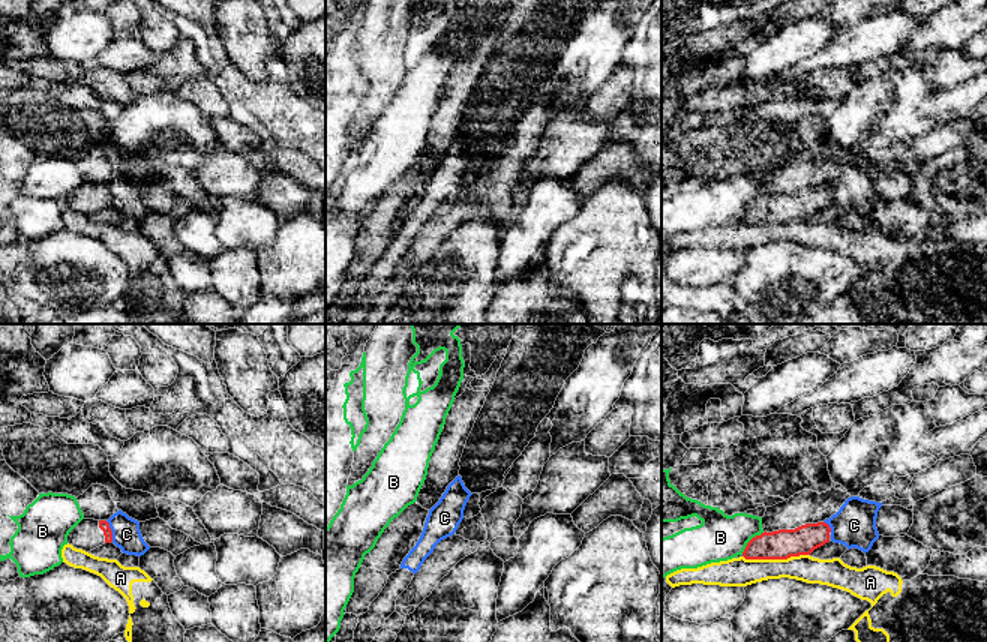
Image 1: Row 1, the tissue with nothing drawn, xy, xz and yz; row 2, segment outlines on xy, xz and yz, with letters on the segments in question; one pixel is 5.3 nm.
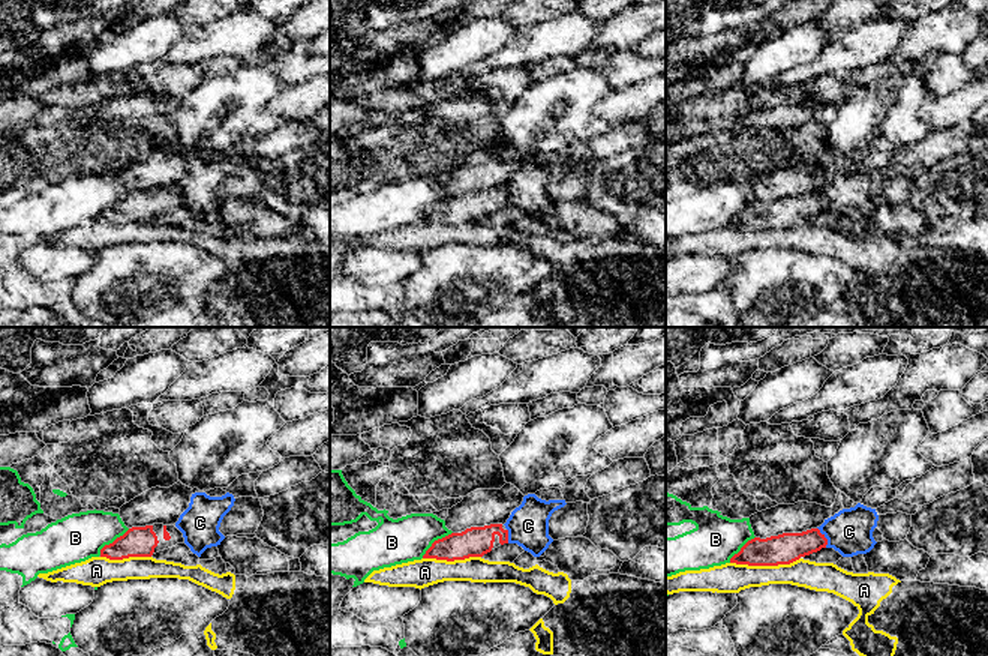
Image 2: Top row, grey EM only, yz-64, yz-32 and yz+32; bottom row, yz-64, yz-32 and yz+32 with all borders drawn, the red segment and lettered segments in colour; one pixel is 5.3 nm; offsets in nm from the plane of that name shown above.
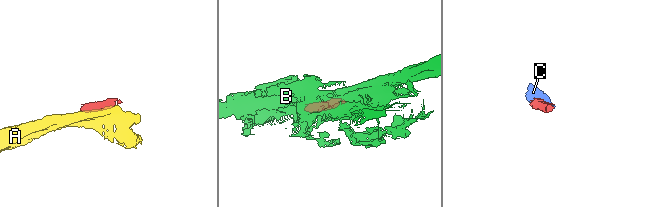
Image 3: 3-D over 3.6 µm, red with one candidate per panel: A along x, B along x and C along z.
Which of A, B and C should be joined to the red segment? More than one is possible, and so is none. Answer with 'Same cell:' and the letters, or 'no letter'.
Same cell: no letter

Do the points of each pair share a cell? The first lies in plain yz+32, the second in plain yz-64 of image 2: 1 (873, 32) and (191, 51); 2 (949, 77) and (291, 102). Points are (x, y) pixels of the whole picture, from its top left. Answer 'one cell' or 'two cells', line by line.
1: one cell
2: two cells

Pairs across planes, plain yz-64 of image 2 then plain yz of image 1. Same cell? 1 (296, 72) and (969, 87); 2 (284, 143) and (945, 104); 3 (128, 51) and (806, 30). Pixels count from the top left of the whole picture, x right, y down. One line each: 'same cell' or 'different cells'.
1: different cells
2: different cells
3: same cell

